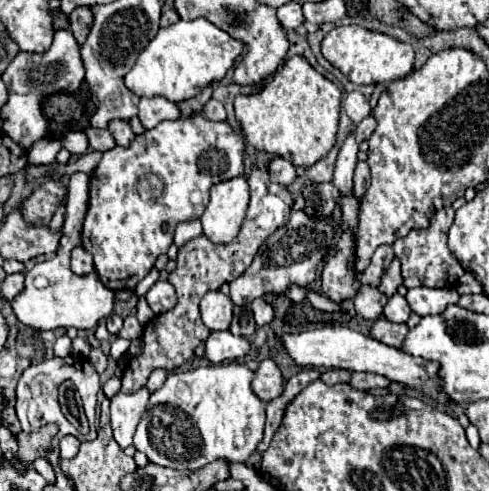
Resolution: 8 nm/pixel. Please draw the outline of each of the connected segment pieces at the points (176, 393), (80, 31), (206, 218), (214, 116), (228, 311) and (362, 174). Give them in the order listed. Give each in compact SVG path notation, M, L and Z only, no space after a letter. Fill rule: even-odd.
M235 361L197 367L185 373L169 373L163 387L149 397L147 411L133 437L135 449L143 451L151 463L171 469L199 469L217 459L247 461L261 443L265 427L265 403L251 391L251 379L253 371Z
M77 7L69 15L69 31L73 33L75 41L79 41L79 45L83 45L83 41L87 39L91 23L93 23L93 15L91 15L89 7Z
M235 177L211 187L211 201L201 215L203 233L213 243L231 243L245 219L249 185L245 177Z
M209 99L205 109L203 109L203 115L211 121L223 121L225 119L225 107L217 99Z
M209 291L201 299L201 321L209 331L229 329L233 317L233 301L221 291Z
M359 161L357 163L357 169L355 169L355 177L353 177L353 183L355 183L355 195L357 197L363 197L369 183L371 183L371 175L369 175L369 165L365 161Z

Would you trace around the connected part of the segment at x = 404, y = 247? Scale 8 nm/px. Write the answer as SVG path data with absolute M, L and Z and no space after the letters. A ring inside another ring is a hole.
M453 207L439 209L433 217L427 229L411 231L407 237L401 237L393 243L395 255L401 261L405 287L455 287L459 277L465 273L455 255L447 247L447 231L453 223L455 211Z

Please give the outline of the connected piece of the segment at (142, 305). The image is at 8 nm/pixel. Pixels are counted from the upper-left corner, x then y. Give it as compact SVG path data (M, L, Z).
M139 297L139 301L137 301L137 314L136 317L138 321L142 325L146 325L153 317L155 317L155 314L149 307L147 301L143 299L143 297Z

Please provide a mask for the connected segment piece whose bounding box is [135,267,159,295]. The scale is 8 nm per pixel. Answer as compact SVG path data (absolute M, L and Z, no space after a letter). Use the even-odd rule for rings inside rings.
M153 267L144 279L142 279L135 287L135 292L138 295L145 295L147 291L158 281L159 271Z

